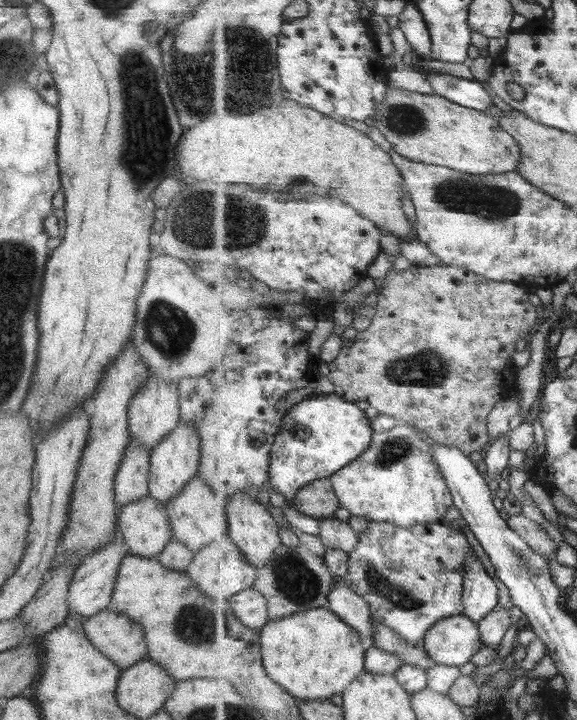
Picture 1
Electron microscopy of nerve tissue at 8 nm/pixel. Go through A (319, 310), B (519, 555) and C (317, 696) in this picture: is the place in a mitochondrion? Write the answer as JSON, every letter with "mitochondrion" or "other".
{"A":"other","B":"mitochondrion","C":"other"}

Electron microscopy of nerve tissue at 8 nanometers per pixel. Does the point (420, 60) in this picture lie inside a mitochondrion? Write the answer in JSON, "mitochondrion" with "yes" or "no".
{"mitochondrion":"no"}

